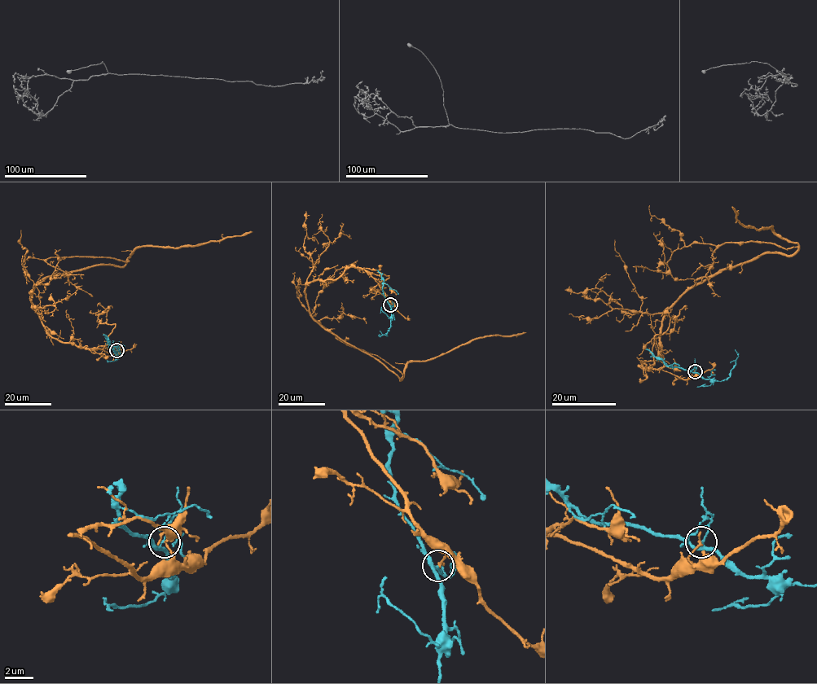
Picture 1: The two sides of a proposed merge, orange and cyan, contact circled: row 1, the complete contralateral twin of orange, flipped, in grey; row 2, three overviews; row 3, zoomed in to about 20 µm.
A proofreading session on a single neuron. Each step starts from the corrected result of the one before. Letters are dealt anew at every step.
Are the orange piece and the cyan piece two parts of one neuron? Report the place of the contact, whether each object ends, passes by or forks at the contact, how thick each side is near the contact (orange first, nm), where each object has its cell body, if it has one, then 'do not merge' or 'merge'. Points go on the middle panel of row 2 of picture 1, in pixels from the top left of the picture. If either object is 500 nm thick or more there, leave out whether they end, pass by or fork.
(390, 304) | orange ends | cyan forks | 150/180 nm | orange none | cyan none | do not merge

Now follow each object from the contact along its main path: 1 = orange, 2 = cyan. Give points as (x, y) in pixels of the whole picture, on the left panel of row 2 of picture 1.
1: (116, 350), (112, 356), (54, 339), (31, 297), (45, 278), (129, 260), (26, 260), (21, 230)
2: (116, 350), (117, 357), (114, 348), (105, 337), (106, 335)

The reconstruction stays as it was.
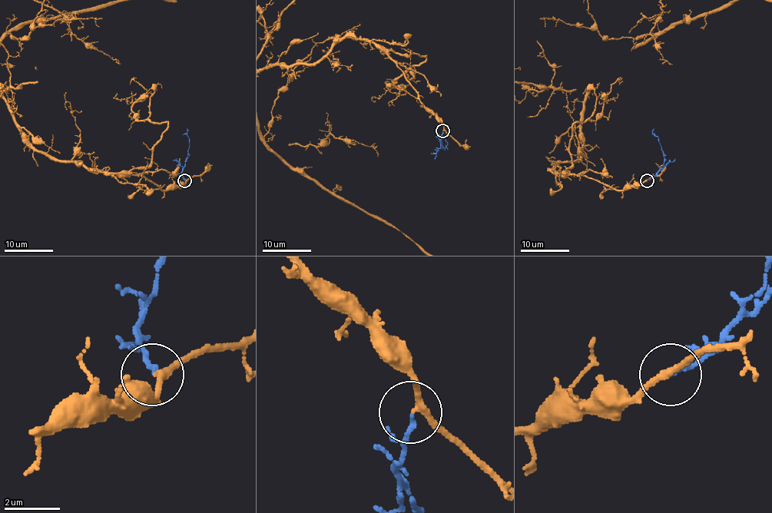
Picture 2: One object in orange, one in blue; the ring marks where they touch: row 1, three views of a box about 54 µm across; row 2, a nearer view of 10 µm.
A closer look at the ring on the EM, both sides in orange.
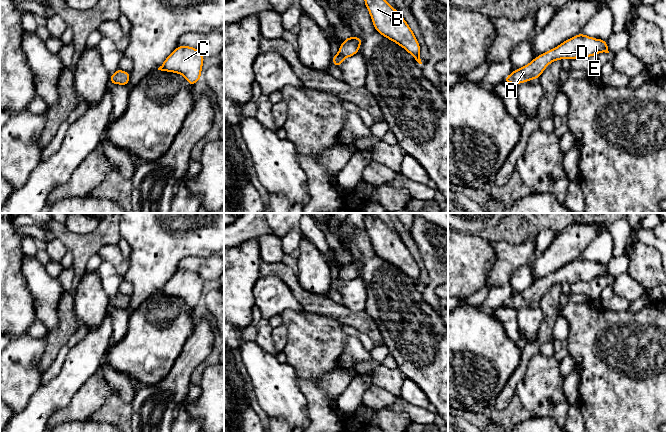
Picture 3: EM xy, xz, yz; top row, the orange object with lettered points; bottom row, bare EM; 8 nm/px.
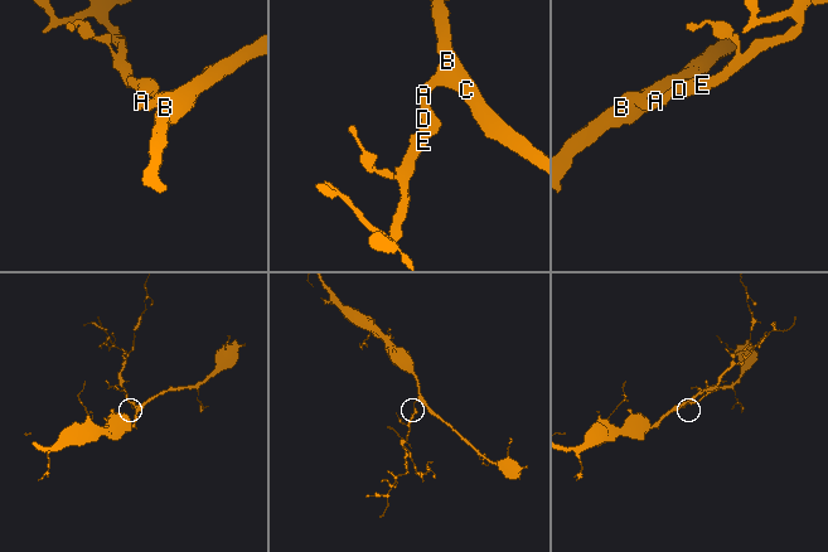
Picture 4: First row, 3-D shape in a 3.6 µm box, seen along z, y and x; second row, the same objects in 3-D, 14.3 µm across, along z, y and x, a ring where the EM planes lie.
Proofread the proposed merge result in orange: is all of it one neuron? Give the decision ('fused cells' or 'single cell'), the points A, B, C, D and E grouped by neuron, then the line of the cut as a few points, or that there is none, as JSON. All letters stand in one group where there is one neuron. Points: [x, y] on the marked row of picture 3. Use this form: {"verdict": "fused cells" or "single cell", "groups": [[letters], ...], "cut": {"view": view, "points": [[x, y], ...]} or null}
{"verdict": "single cell", "groups": [["A", "B", "C", "D", "E"]], "cut": null}

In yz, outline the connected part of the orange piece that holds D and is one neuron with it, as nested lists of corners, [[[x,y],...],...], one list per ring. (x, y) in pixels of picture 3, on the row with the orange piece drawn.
[[[580,33],[534,58],[524,67],[513,70],[513,73],[506,76],[503,82],[518,85],[531,79],[539,79],[545,68],[555,60],[591,57],[601,52],[609,53],[607,40],[592,38]]]

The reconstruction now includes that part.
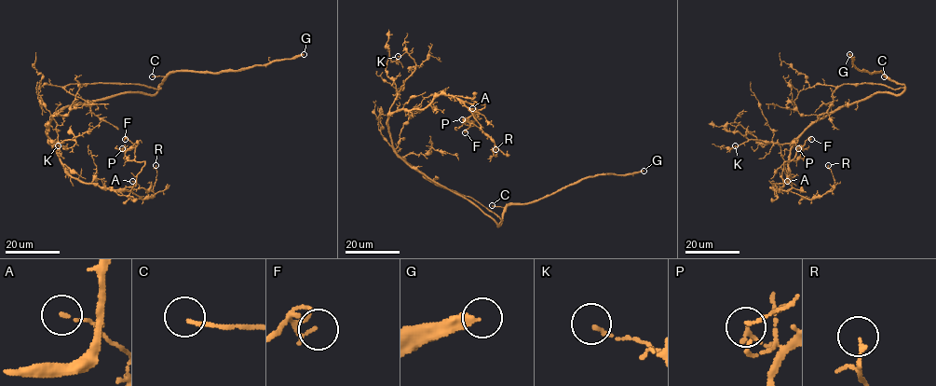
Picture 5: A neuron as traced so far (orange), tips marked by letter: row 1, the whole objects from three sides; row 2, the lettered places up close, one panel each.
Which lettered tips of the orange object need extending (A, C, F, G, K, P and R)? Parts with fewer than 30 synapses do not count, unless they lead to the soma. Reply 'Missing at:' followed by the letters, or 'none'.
Missing at: C, G

